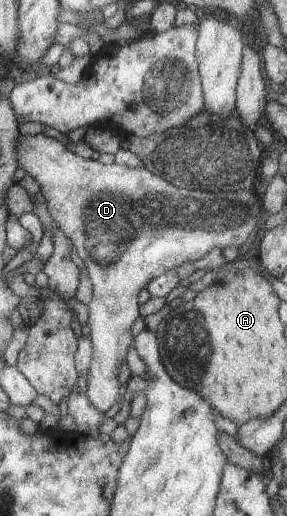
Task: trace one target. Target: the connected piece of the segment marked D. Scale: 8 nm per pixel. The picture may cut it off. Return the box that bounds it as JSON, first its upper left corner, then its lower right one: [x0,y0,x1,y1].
[16,133,266,413]

